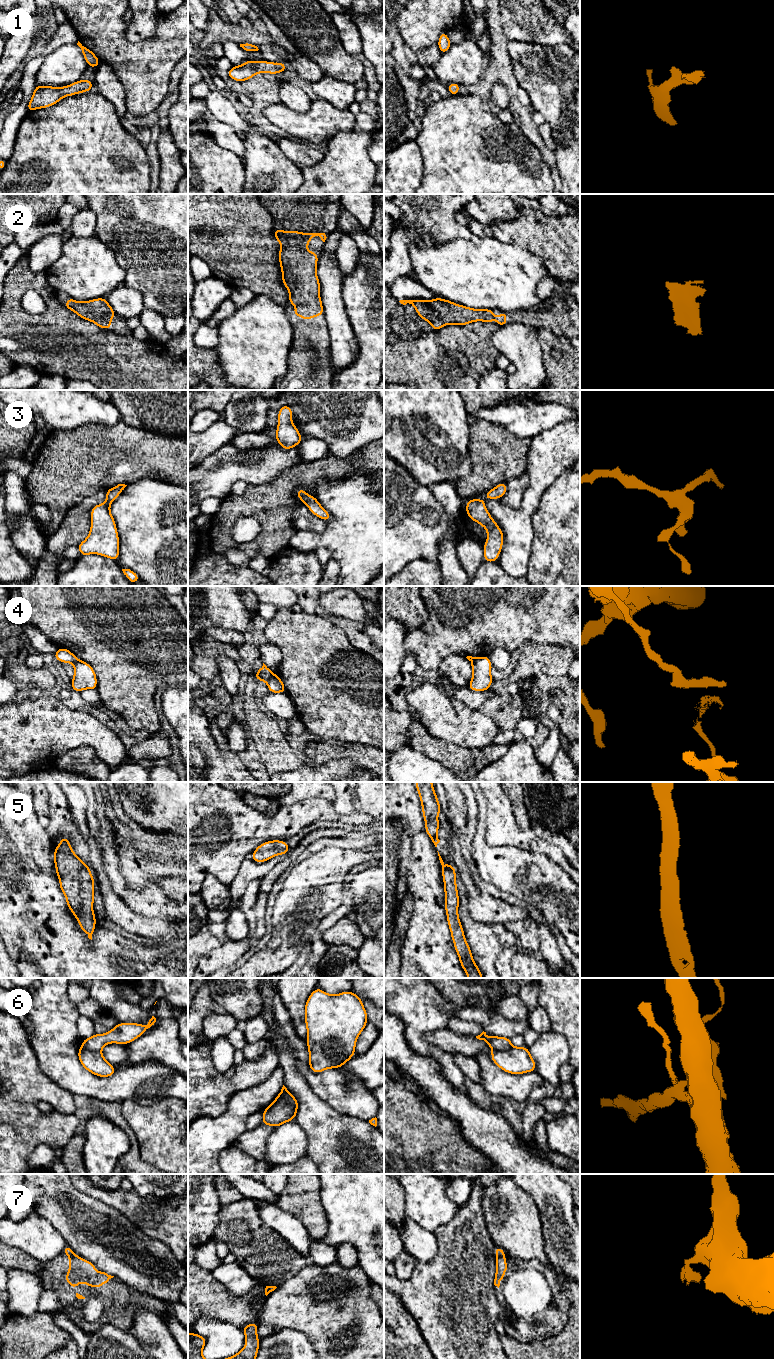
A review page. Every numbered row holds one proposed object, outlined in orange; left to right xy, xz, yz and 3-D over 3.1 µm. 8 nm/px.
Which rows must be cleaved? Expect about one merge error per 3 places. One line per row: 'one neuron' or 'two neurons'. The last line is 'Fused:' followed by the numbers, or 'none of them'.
1: one neuron
2: one neuron
3: one neuron
4: two neurons
5: one neuron
6: two neurons
7: two neurons
Fused: 4, 6, 7

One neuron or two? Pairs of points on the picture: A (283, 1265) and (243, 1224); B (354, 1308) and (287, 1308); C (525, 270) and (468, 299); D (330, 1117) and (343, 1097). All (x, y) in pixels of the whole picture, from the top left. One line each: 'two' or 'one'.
A: one
B: one
C: one
D: two

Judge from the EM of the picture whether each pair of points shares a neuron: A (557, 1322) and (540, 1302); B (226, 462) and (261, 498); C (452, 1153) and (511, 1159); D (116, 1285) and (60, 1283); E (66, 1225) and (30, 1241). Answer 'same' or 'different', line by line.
A: same
B: different
C: different
D: same
E: different

